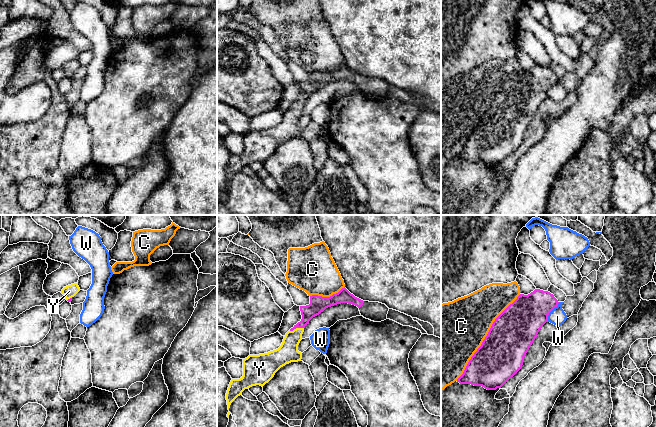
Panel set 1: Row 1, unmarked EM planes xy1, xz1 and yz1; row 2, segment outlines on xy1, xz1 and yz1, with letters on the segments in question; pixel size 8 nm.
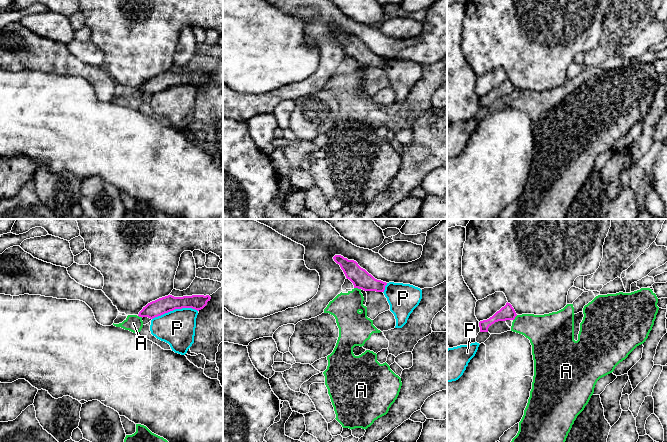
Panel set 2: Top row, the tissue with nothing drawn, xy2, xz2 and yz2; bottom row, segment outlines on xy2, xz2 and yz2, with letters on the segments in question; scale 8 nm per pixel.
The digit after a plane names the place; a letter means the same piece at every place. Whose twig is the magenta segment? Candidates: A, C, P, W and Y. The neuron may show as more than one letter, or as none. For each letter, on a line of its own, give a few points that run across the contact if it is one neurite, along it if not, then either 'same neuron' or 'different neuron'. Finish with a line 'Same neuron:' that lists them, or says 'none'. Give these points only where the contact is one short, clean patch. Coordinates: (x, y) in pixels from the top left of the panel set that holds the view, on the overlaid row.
A: line xz2 (354, 287), (360, 289); different neuron
C: different neuron
P: line xy2 (197, 310), (191, 308), (173, 309), (152, 319); different neuron
W: line yz1 (559, 302), (549, 313), (547, 321); different neuron
Y: line xz1 (317, 304), (305, 320), (296, 327), (288, 352); same neuron
Same neuron: Y

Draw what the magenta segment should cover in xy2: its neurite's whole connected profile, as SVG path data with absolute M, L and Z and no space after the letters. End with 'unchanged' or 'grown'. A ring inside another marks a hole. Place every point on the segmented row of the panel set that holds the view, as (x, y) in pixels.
M168 295L148 303L139 312L139 317L148 317L153 319L175 309L192 308L197 311L203 309L210 301L209 295L192 295L183 297L174 297Z | unchanged

